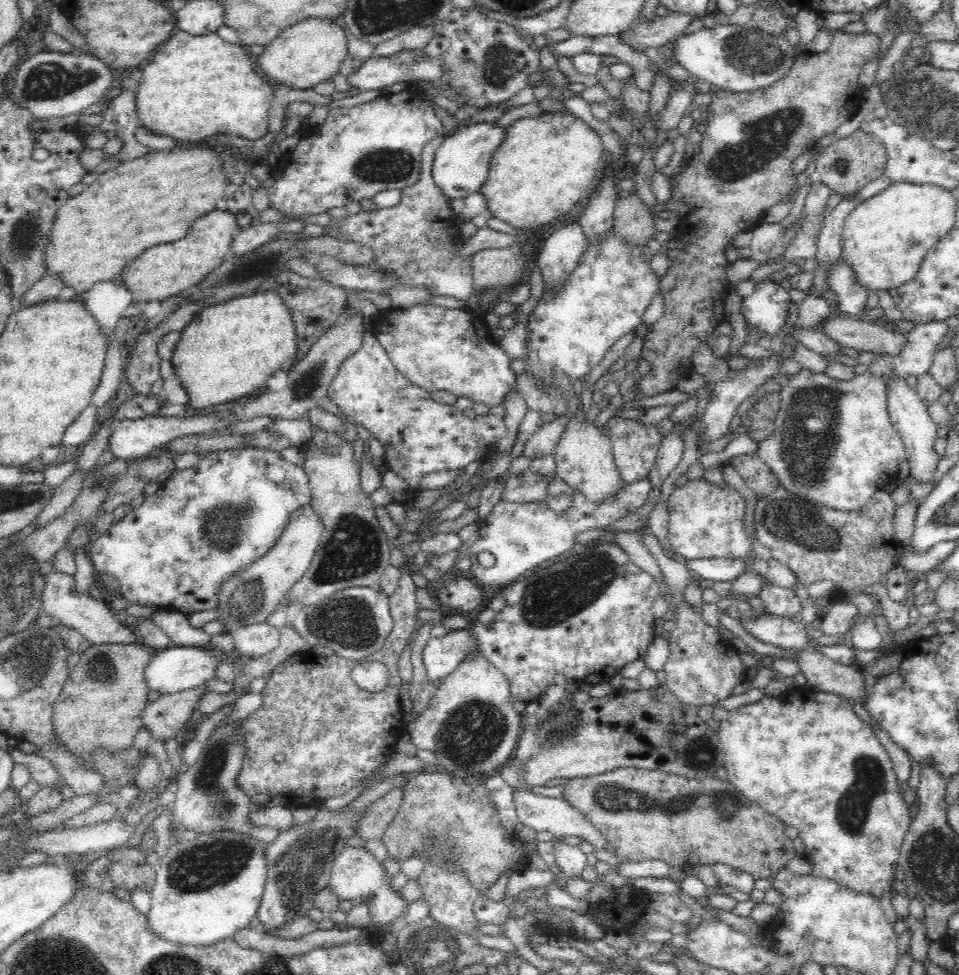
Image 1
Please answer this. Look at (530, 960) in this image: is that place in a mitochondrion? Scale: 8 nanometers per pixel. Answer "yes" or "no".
no

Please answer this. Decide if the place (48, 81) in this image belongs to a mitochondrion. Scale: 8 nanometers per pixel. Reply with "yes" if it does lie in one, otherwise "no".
yes

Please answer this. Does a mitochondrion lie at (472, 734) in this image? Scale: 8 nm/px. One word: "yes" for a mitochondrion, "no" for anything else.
yes

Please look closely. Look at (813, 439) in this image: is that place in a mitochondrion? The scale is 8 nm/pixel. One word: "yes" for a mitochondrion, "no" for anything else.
yes

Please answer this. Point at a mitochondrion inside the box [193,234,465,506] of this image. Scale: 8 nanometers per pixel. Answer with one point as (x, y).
(307, 384)

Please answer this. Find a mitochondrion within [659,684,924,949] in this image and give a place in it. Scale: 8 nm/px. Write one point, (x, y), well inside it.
(868, 782)

